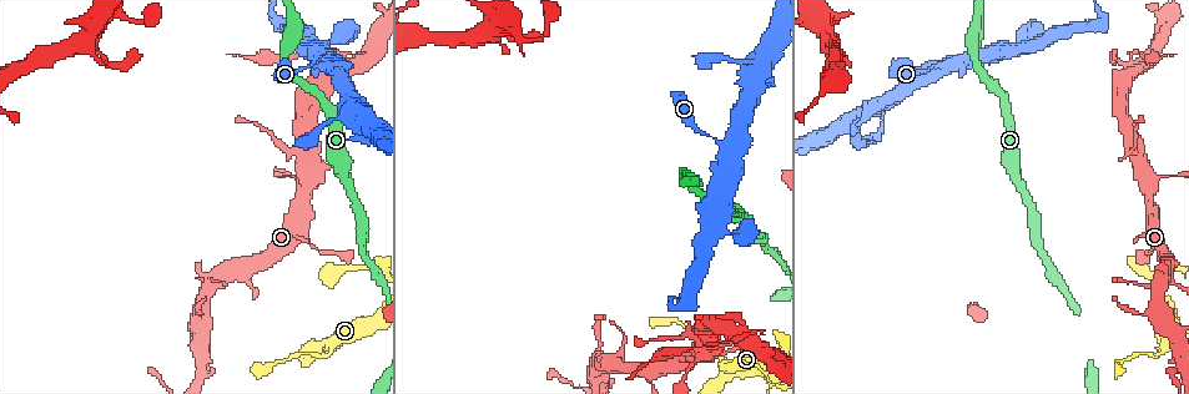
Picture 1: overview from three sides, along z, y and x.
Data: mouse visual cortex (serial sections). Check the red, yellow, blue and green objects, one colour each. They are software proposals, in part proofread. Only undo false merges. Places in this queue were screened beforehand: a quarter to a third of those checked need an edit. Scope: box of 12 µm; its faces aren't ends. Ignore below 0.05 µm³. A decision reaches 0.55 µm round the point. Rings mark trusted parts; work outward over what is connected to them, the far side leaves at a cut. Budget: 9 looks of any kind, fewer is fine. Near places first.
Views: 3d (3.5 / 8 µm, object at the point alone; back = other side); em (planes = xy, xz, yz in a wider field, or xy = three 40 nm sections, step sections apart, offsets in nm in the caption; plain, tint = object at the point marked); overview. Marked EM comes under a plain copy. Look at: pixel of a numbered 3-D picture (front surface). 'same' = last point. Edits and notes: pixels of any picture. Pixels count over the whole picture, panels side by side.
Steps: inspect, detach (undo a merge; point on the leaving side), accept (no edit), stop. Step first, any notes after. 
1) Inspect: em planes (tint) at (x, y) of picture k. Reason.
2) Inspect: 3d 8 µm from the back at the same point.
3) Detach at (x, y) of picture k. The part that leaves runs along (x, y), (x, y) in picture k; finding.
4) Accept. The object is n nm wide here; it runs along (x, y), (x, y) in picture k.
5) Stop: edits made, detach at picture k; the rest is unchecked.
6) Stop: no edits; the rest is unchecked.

Inspect: em planes (tint) at (679, 177) of picture 1. Abrupt turn.

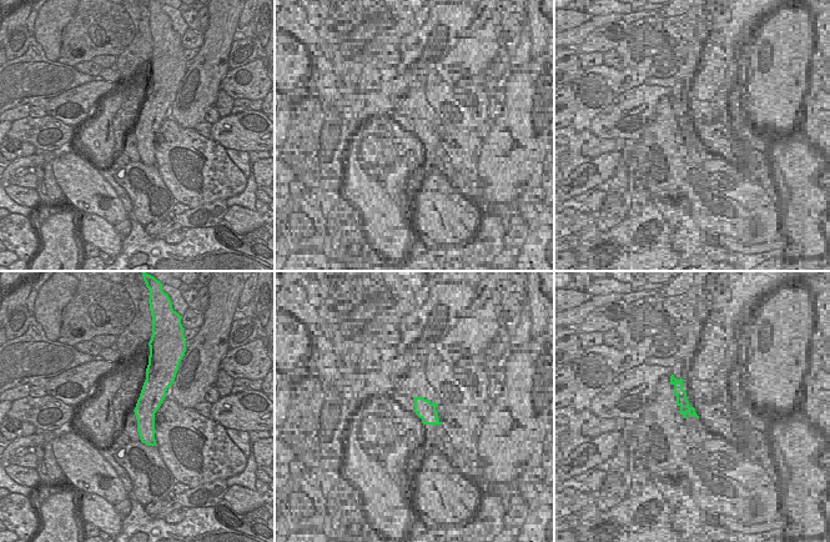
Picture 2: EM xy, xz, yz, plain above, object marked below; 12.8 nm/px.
Inspect: 3d 3.5 µm from the back at the same point. Wider look.

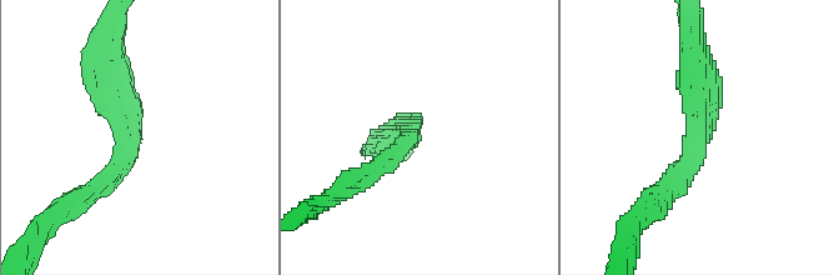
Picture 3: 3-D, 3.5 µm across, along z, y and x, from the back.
Accept. It runs along (651, 199), (696, 153), (696, 76) in picture 3; continuous, no second cell.

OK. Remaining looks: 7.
Inspect: 3d 3.5 µm at (1103, 17) of picture 1. Calibre changes.

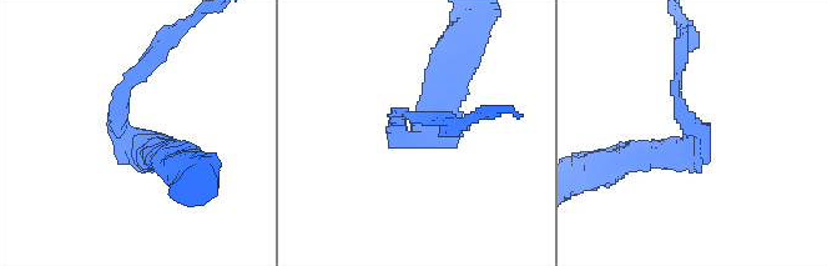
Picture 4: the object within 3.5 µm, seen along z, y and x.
Inspect: em xy step 5 (tint) at (398, 136) of picture 4. The arms are 100, 350 nm wide; now the EM.

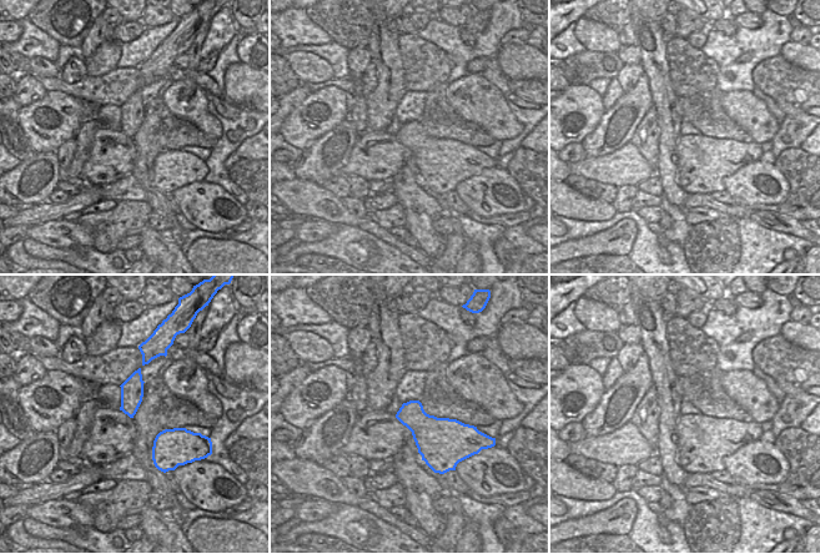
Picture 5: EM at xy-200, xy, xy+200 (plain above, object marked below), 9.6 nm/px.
Detach at (127, 79) of picture 4. The part that leaves runs along (116, 121), (125, 90), (140, 83) in picture 4; two cells meet here.

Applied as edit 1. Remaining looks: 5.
Inspect: 3d 3.5 µm at (309, 152) of picture 1. Branch point.

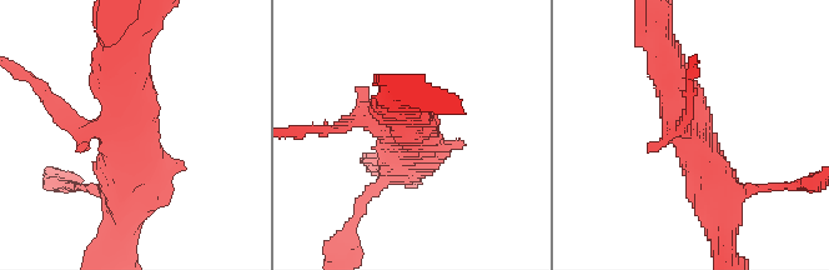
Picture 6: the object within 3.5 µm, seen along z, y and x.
Inspect: em xy step 2 (tint) at (688, 127) of picture 6.

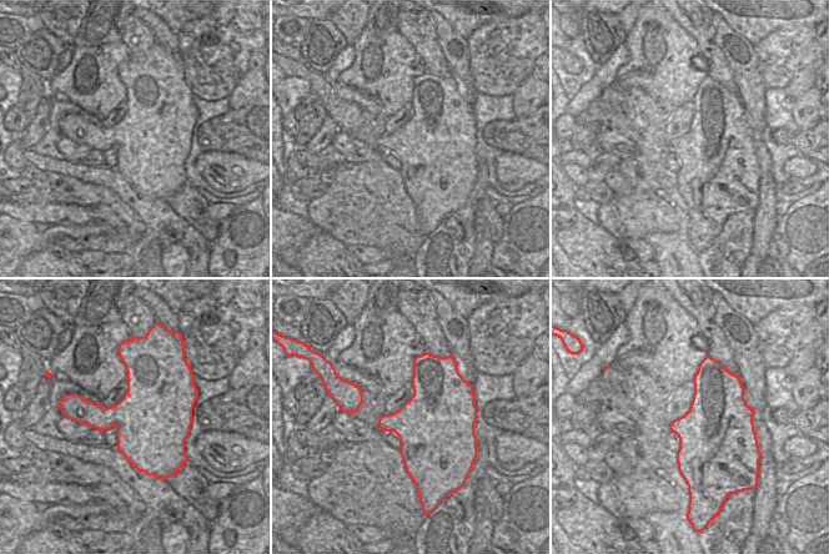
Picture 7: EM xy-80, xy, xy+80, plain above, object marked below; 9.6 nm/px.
Inspect: em xy step 3 (tint) at the same point.

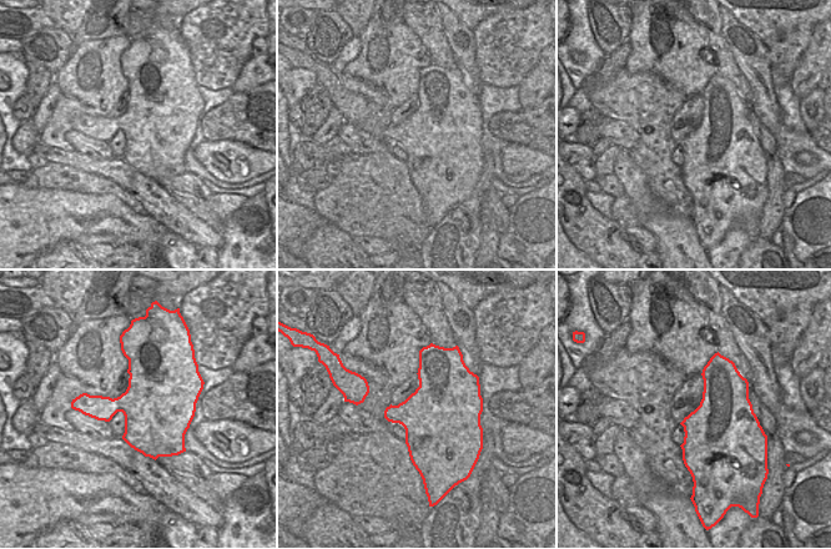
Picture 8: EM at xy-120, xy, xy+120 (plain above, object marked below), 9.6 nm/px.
Detach at (44, 98) of picture 6. The object is 750 nm wide here; the part that leaves runs along (83, 129), (71, 125), (25, 75) in picture 6; two cells meet here.

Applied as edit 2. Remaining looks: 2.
Stop: edits made, detach at picture 4, detach at picture 6; the rest is unchecked.

